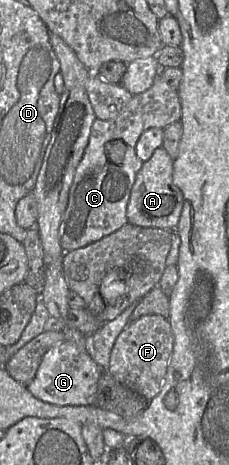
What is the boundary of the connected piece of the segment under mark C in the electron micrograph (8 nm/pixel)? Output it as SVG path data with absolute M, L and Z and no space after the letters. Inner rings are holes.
M159 69L153 85L134 95L116 118L94 120L85 152L75 170L59 227L59 242L64 252L83 248L128 223L127 205L131 189L143 165L136 155L137 141L145 130L163 129L174 122L180 122L180 119L179 94L161 78Z

